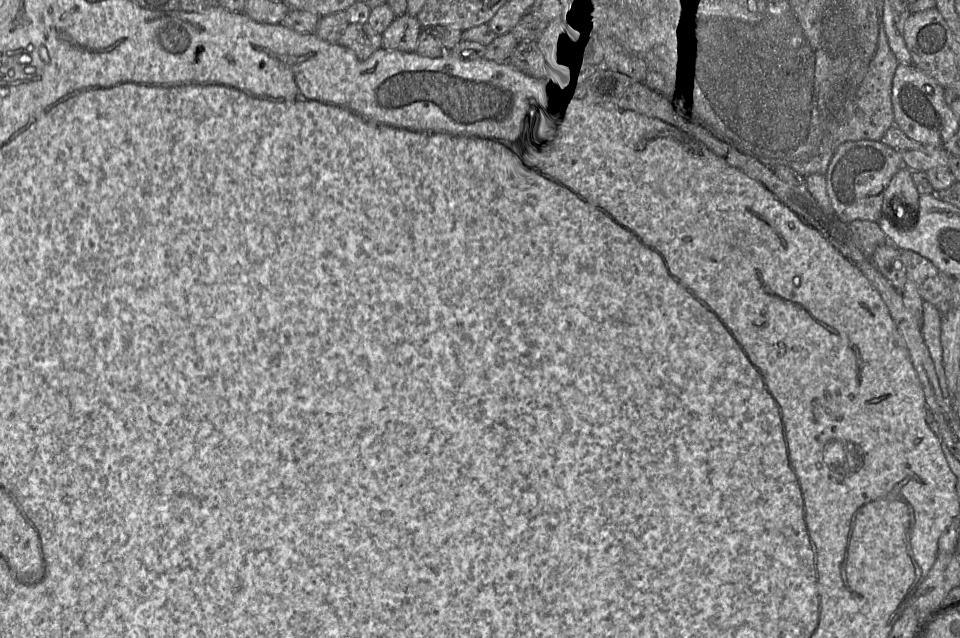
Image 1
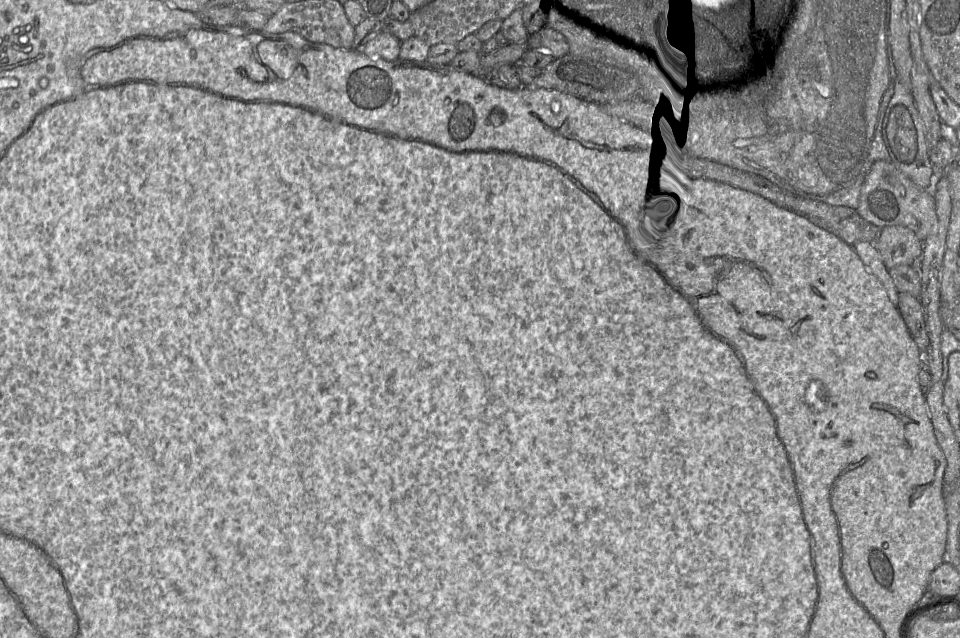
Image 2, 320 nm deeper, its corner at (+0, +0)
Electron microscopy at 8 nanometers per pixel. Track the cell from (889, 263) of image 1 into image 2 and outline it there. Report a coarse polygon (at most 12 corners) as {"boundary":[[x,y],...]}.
{"boundary":[[899,293],[898,312],[920,352],[929,336],[920,300]]}

